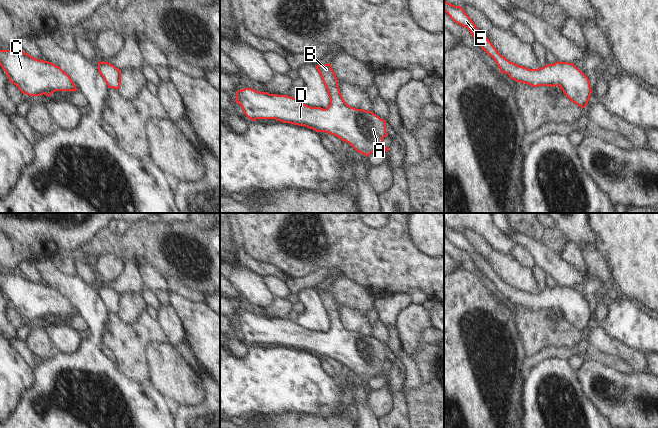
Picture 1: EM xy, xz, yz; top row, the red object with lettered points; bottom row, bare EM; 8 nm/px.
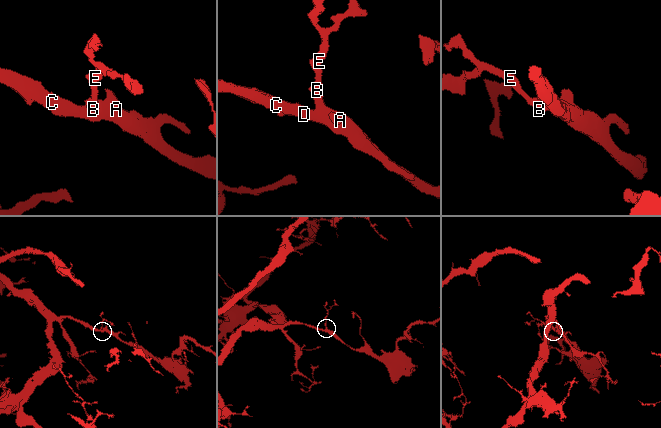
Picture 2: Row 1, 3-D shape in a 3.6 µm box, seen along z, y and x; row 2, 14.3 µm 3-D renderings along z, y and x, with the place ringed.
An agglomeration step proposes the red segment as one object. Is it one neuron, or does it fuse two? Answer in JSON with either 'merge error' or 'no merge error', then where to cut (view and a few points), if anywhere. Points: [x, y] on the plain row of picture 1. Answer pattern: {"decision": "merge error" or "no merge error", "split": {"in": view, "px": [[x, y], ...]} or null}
{"decision": "no merge error", "split": null}

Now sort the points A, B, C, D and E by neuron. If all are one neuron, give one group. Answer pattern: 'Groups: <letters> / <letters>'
Groups: A B C D E.

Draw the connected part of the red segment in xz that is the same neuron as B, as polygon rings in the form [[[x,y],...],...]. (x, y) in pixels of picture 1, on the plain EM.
[[[331,287],[317,289],[316,293],[321,299],[330,322],[330,328],[325,333],[308,330],[288,319],[269,318],[267,316],[256,315],[252,312],[238,314],[235,326],[241,329],[244,338],[252,345],[256,343],[276,343],[283,347],[305,350],[316,356],[326,356],[349,367],[357,376],[366,381],[378,374],[388,376],[389,371],[385,371],[383,368],[383,362],[388,360],[386,345],[372,335],[356,333],[345,326],[340,317],[338,304]]]

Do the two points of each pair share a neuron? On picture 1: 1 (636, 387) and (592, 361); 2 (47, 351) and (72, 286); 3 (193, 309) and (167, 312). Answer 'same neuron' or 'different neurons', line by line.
1: same neuron
2: different neurons
3: different neurons

